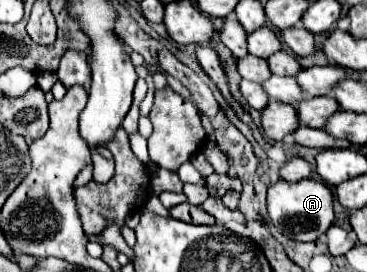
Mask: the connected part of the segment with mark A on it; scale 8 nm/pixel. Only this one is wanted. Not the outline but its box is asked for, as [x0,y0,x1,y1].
[268,180,334,242]

